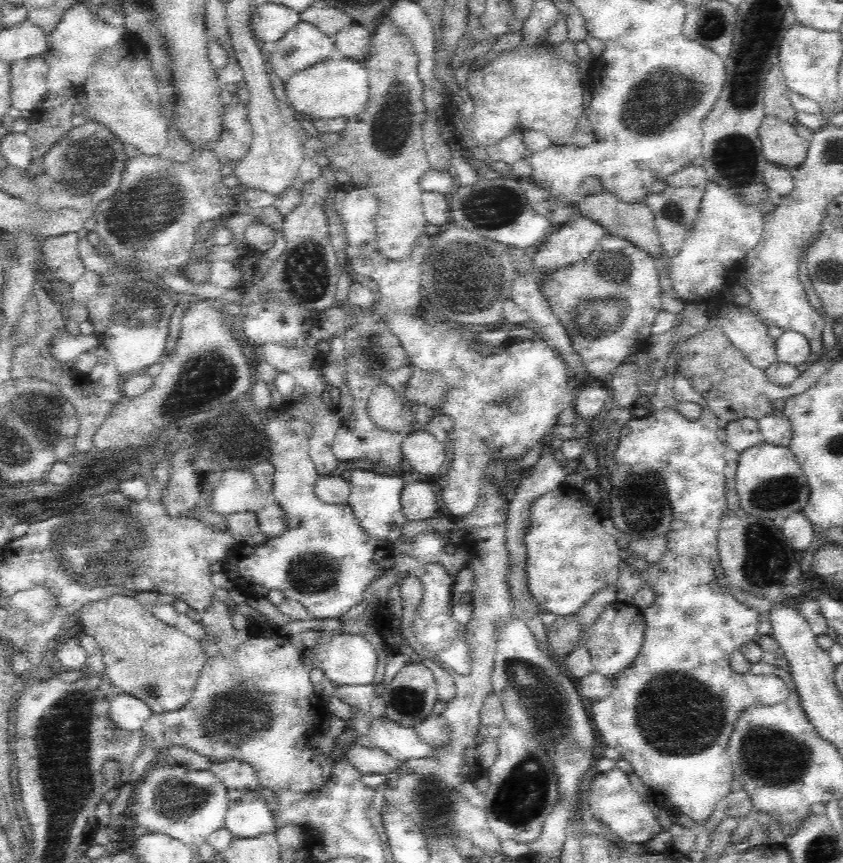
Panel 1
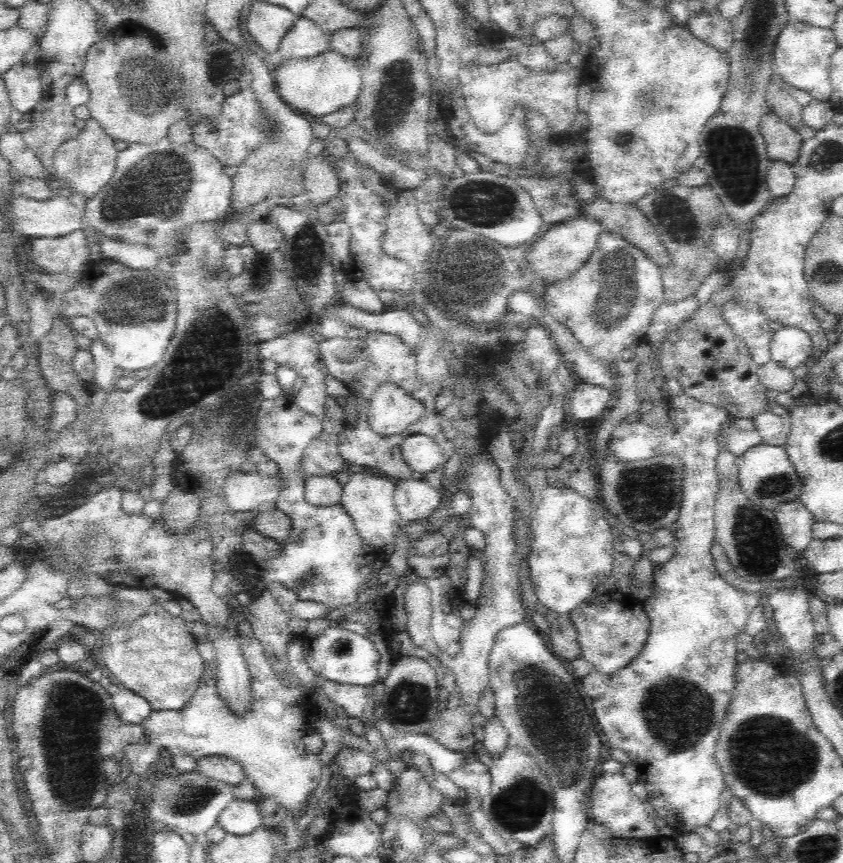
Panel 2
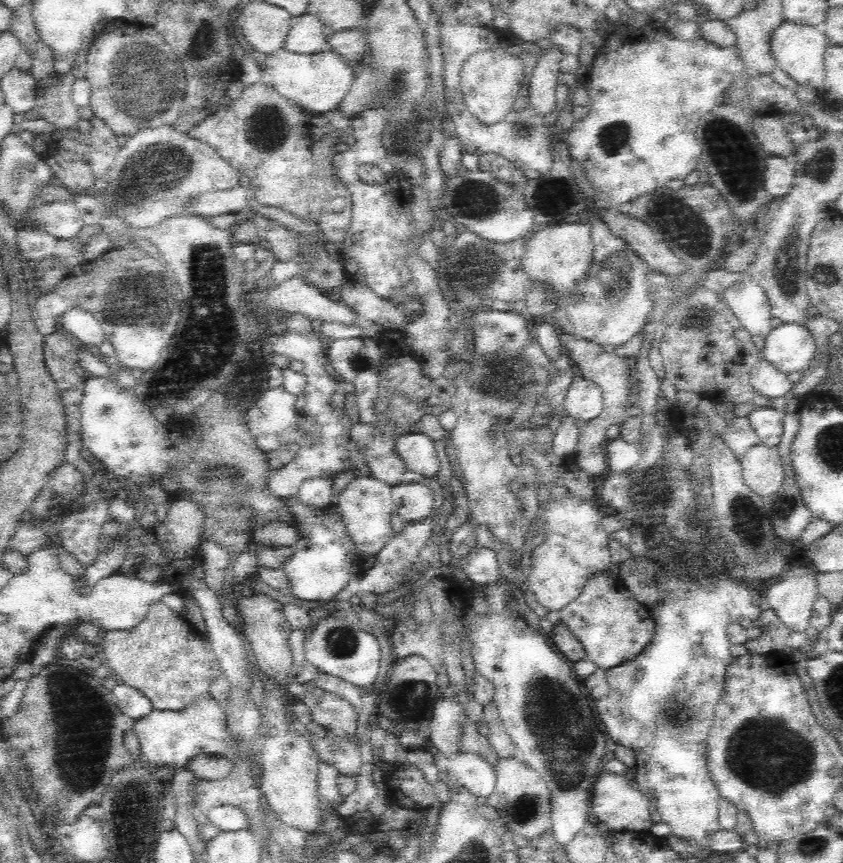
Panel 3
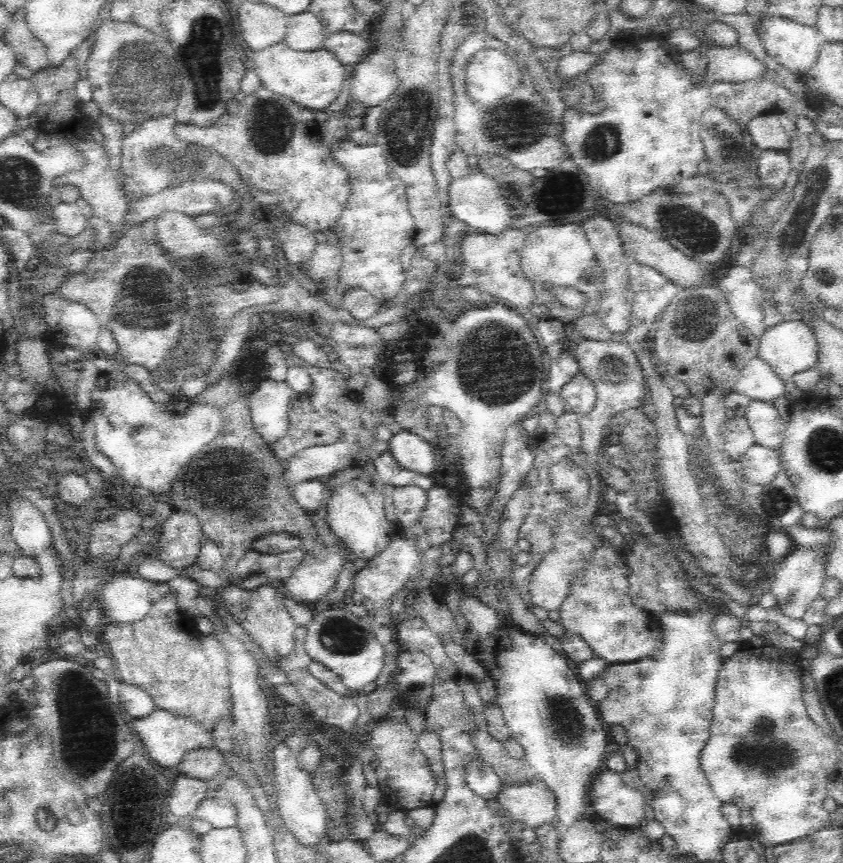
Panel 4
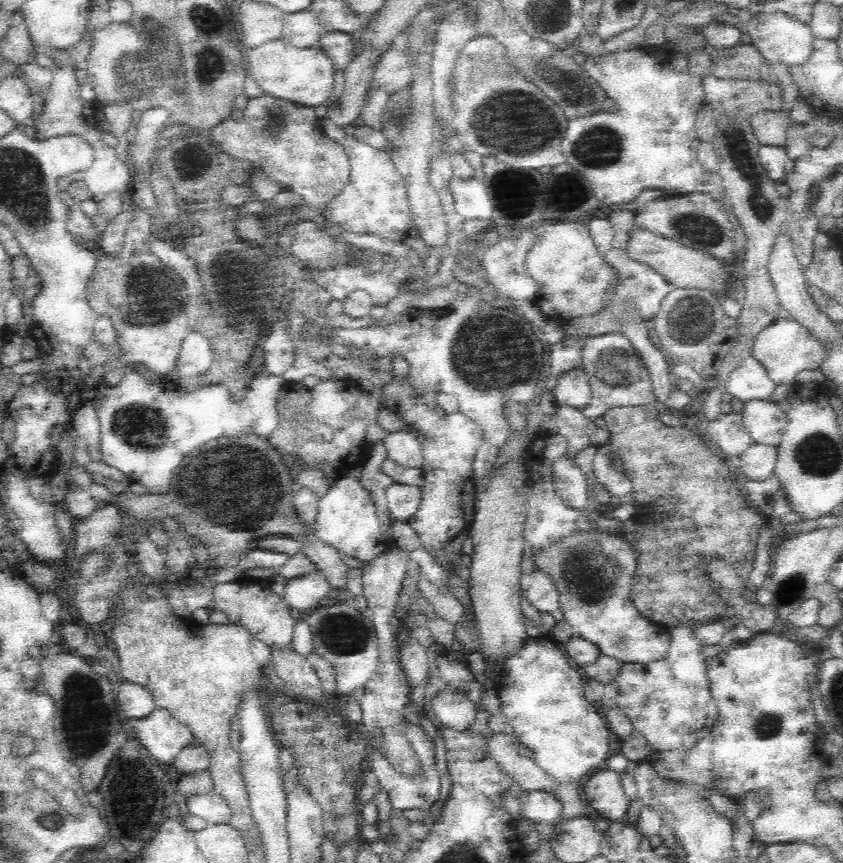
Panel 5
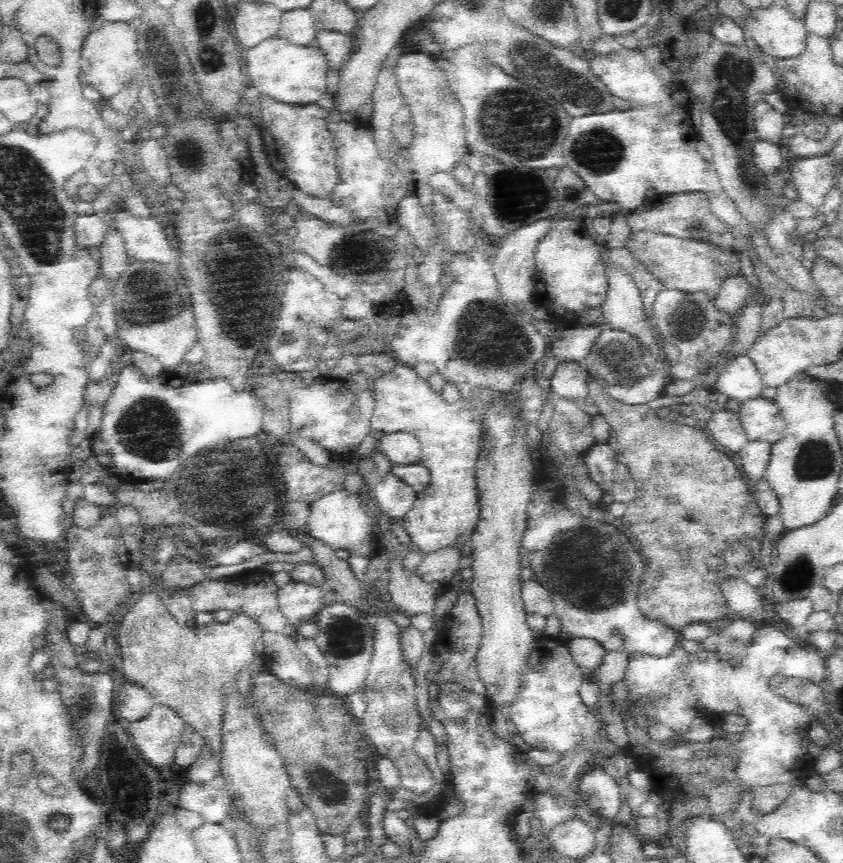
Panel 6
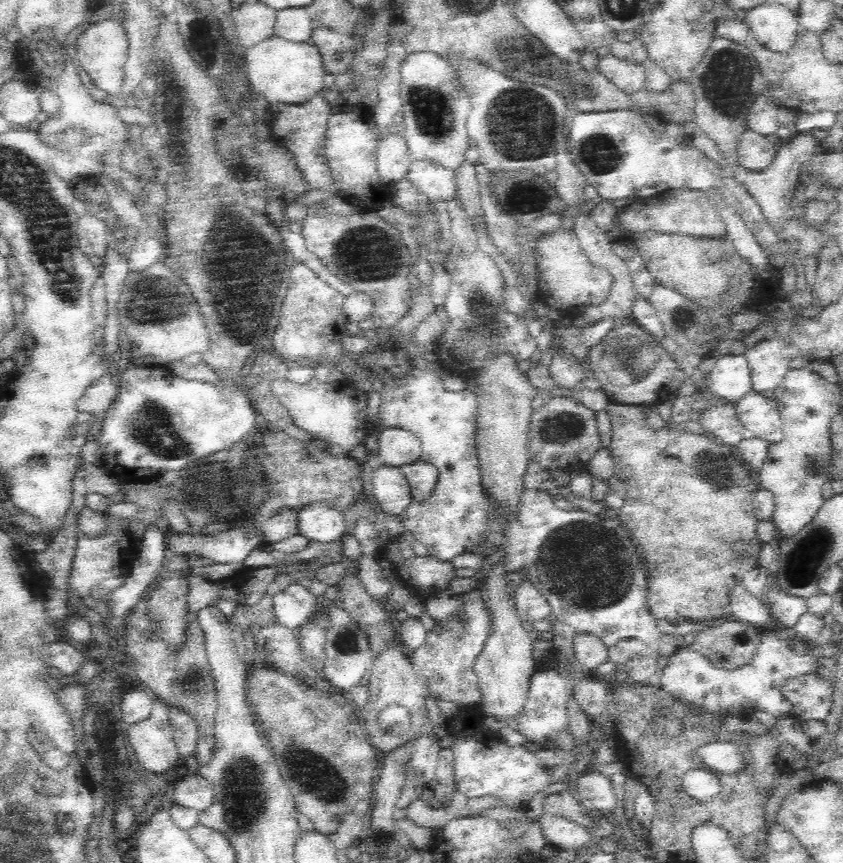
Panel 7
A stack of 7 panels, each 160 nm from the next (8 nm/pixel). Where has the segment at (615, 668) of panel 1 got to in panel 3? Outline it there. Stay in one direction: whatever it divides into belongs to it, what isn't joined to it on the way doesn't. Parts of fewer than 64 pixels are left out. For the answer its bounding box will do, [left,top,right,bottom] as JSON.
[559,570,655,670]

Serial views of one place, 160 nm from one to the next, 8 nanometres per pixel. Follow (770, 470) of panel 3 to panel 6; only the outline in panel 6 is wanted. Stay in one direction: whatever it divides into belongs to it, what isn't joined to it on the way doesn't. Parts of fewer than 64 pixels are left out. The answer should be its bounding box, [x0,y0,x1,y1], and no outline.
[736,441,772,489]

